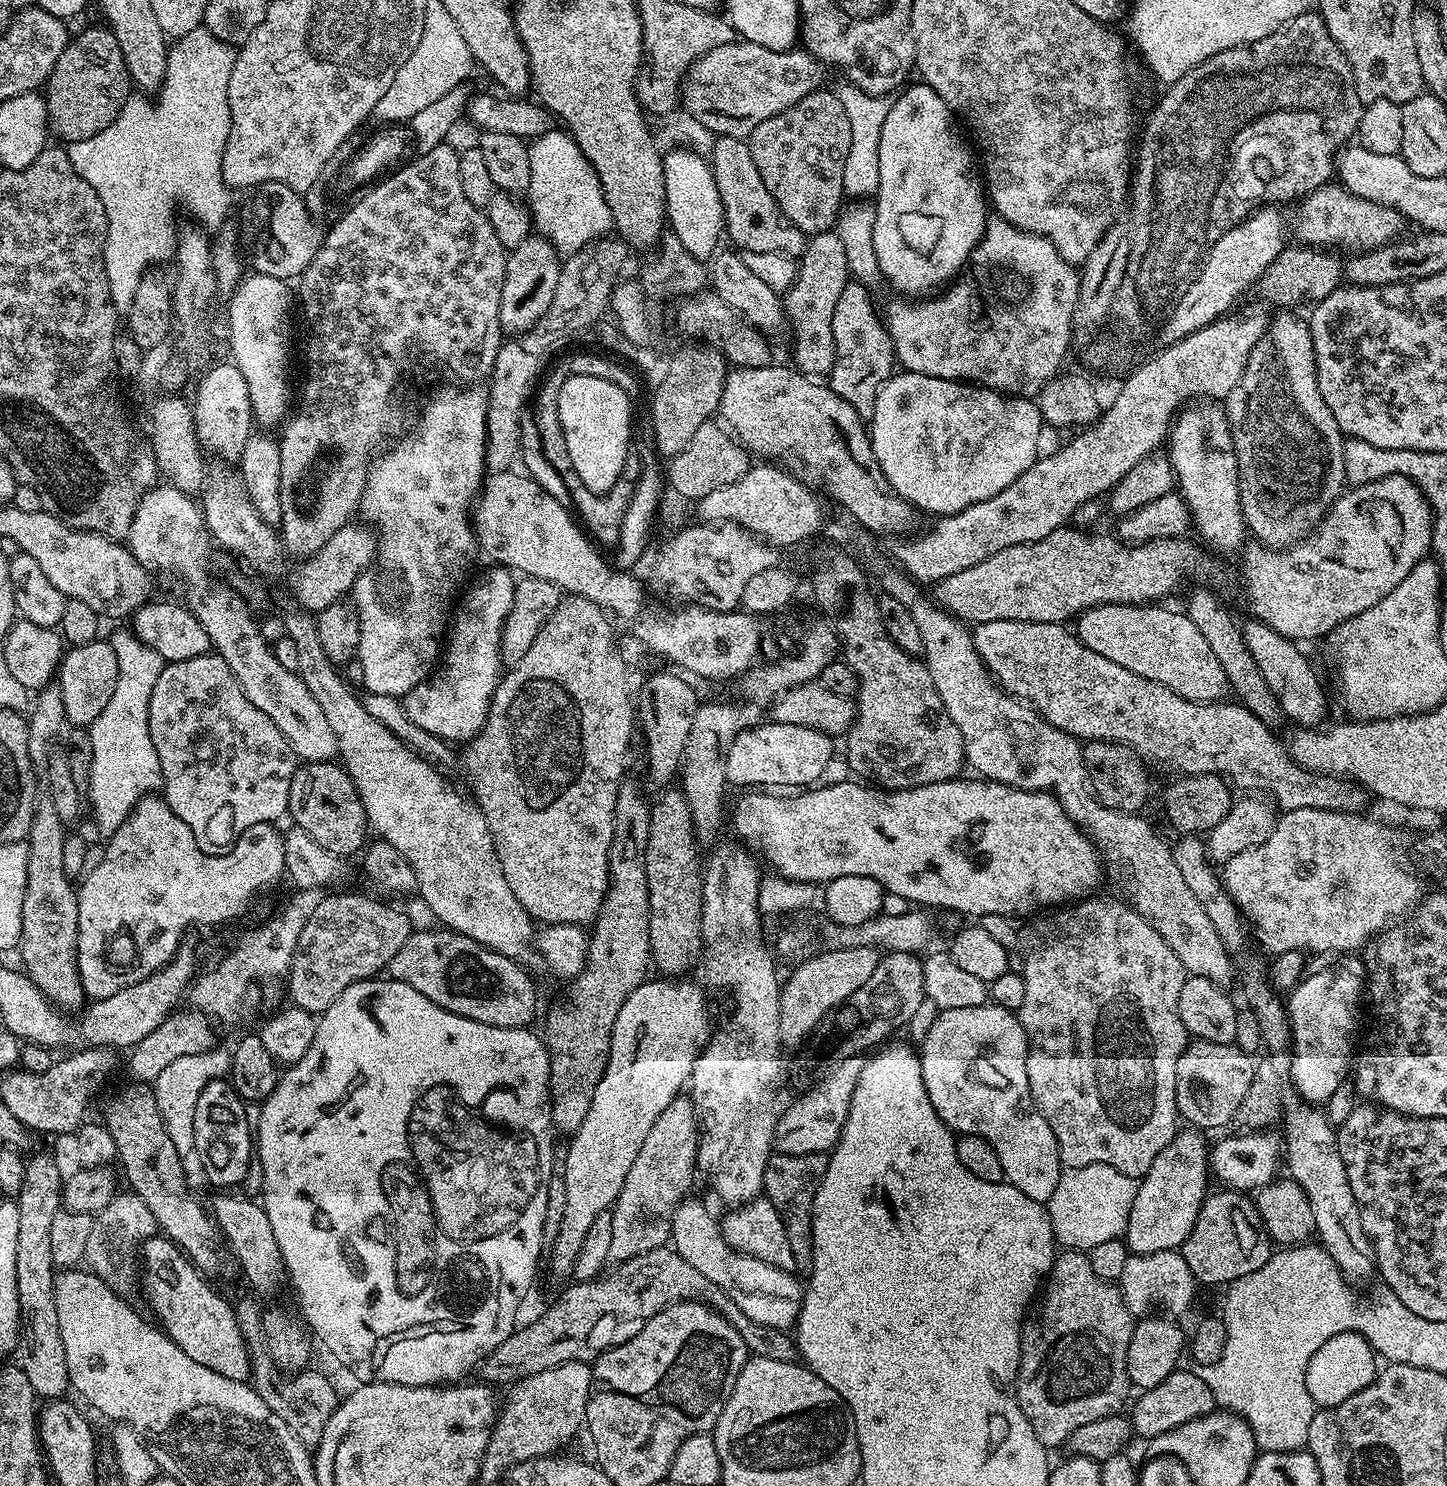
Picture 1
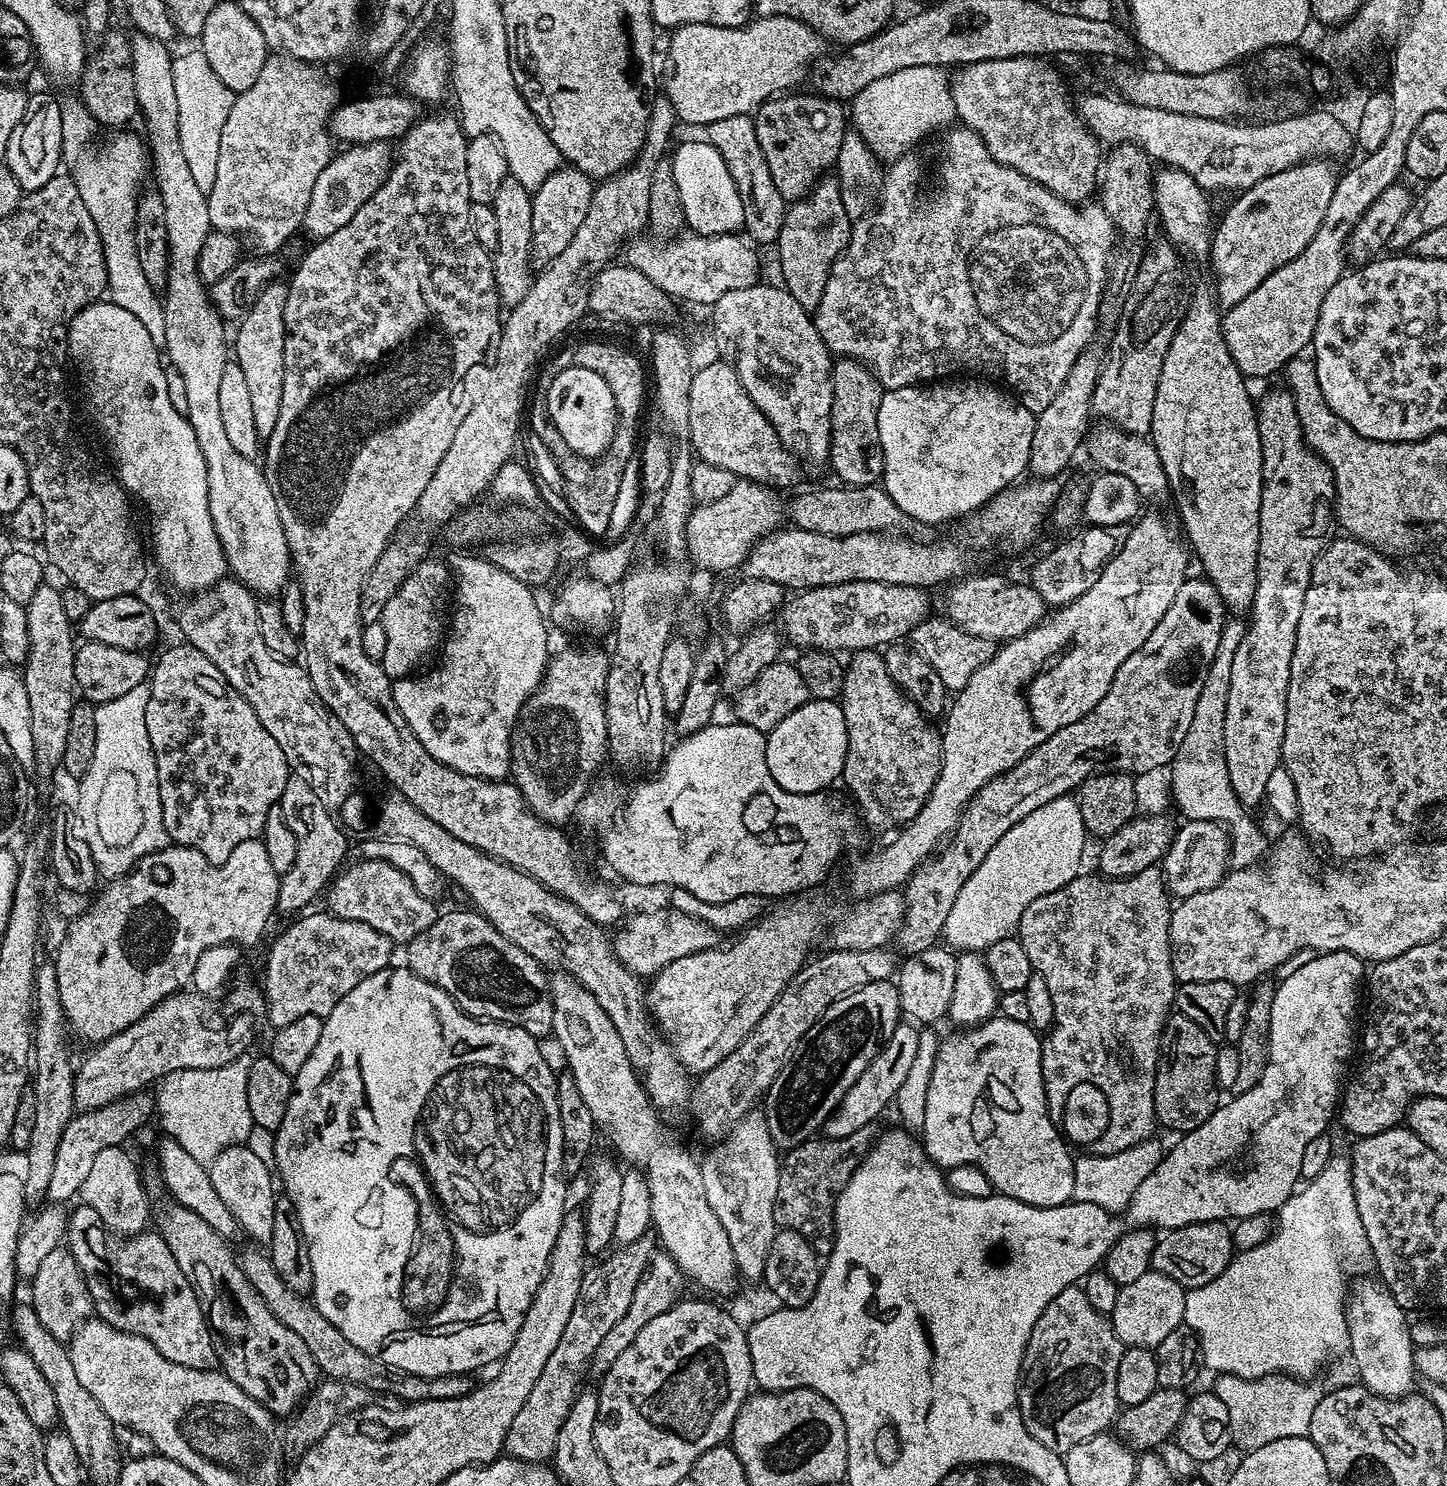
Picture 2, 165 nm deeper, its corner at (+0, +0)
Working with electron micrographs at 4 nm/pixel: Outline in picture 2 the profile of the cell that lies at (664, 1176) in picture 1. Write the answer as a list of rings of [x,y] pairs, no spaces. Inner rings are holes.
[[[647,1234],[636,1242],[619,1247],[616,1250],[618,1252],[609,1253],[604,1258],[606,1260],[598,1262],[600,1264],[585,1269],[578,1299],[566,1322],[565,1331],[507,1432],[505,1453],[509,1457],[528,1463],[545,1463],[555,1455],[558,1430],[576,1398],[580,1373],[589,1367],[597,1347],[614,1328],[615,1322],[629,1310],[634,1290],[644,1276],[655,1250],[655,1239]]]

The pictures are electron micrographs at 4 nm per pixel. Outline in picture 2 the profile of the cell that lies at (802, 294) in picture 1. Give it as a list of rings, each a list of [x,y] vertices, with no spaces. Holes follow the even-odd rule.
[[[824,178],[802,200],[797,200],[784,213],[780,237],[776,240],[774,251],[780,255],[780,276],[783,287],[798,302],[798,306],[815,310],[818,302],[822,302],[822,290],[826,290],[826,278],[830,274],[832,264],[848,244],[852,236],[853,217],[846,214],[846,206],[842,206],[840,185],[835,179]]]

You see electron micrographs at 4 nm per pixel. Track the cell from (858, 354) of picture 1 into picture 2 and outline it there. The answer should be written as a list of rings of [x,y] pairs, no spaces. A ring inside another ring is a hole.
[[[840,358],[832,366],[832,448],[828,452],[830,469],[839,483],[854,488],[876,484],[884,475],[882,442],[878,438],[878,406],[882,389],[871,370],[859,360]]]

